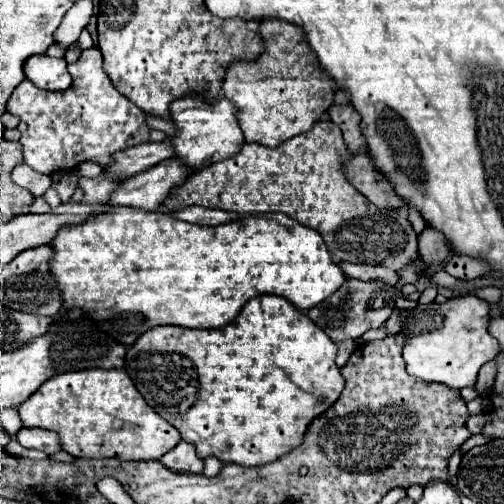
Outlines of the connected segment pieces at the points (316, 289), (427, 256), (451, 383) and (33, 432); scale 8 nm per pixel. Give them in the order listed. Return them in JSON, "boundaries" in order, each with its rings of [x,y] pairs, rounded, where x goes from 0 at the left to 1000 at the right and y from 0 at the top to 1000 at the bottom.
{"boundaries":[[[[226,411],[218,423],[187,427],[167,446],[123,454],[103,486],[111,486],[103,550],[119,569],[127,613],[163,613],[218,673],[254,688],[270,681],[286,657],[313,645],[377,653],[448,649],[504,585],[552,585],[595,617],[611,617],[687,558],[687,546],[659,518],[635,462],[560,423],[496,427],[464,442],[401,450],[313,419],[294,423],[266,411]]],[[[853,446],[833,462],[829,486],[833,486],[833,506],[849,522],[849,530],[873,526],[893,502],[893,482],[885,482],[881,466],[873,466],[873,458],[857,454]]],[[[901,581],[877,605],[841,605],[806,621],[798,657],[810,665],[802,716],[813,744],[845,760],[881,760],[897,772],[940,768],[952,728],[992,700],[988,677],[968,661],[972,605],[940,581]]],[[[44,847],[36,855],[36,879],[52,891],[75,891],[75,895],[87,895],[91,903],[103,903],[111,895],[119,895],[119,879],[115,879],[115,863],[107,855],[95,855],[95,851],[56,851],[56,847]]]]}

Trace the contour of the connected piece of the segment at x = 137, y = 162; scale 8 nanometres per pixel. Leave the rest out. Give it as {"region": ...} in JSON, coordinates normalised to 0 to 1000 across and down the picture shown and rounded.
{"region":[[[333,276],[317,284],[282,284],[258,296],[246,296],[226,308],[226,323],[206,335],[226,351],[262,351],[278,339],[294,339],[298,331],[341,312],[341,292],[333,292]]]}

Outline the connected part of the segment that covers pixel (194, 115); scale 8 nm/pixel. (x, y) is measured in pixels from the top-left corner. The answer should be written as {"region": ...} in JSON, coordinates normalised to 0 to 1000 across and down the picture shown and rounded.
{"region":[[[361,192],[337,208],[337,220],[349,248],[349,272],[341,272],[349,312],[385,339],[405,331],[405,323],[413,319],[429,323],[437,315],[456,315],[488,284],[468,236],[472,212],[452,196],[433,196],[425,208],[417,208],[401,204],[401,196],[389,192]]]}

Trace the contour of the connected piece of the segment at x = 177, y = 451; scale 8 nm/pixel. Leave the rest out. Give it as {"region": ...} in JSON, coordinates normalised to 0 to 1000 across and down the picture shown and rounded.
{"region":[[[357,875],[341,895],[333,895],[321,911],[321,923],[349,935],[349,938],[401,938],[405,923],[393,911],[385,887],[369,875]]]}

